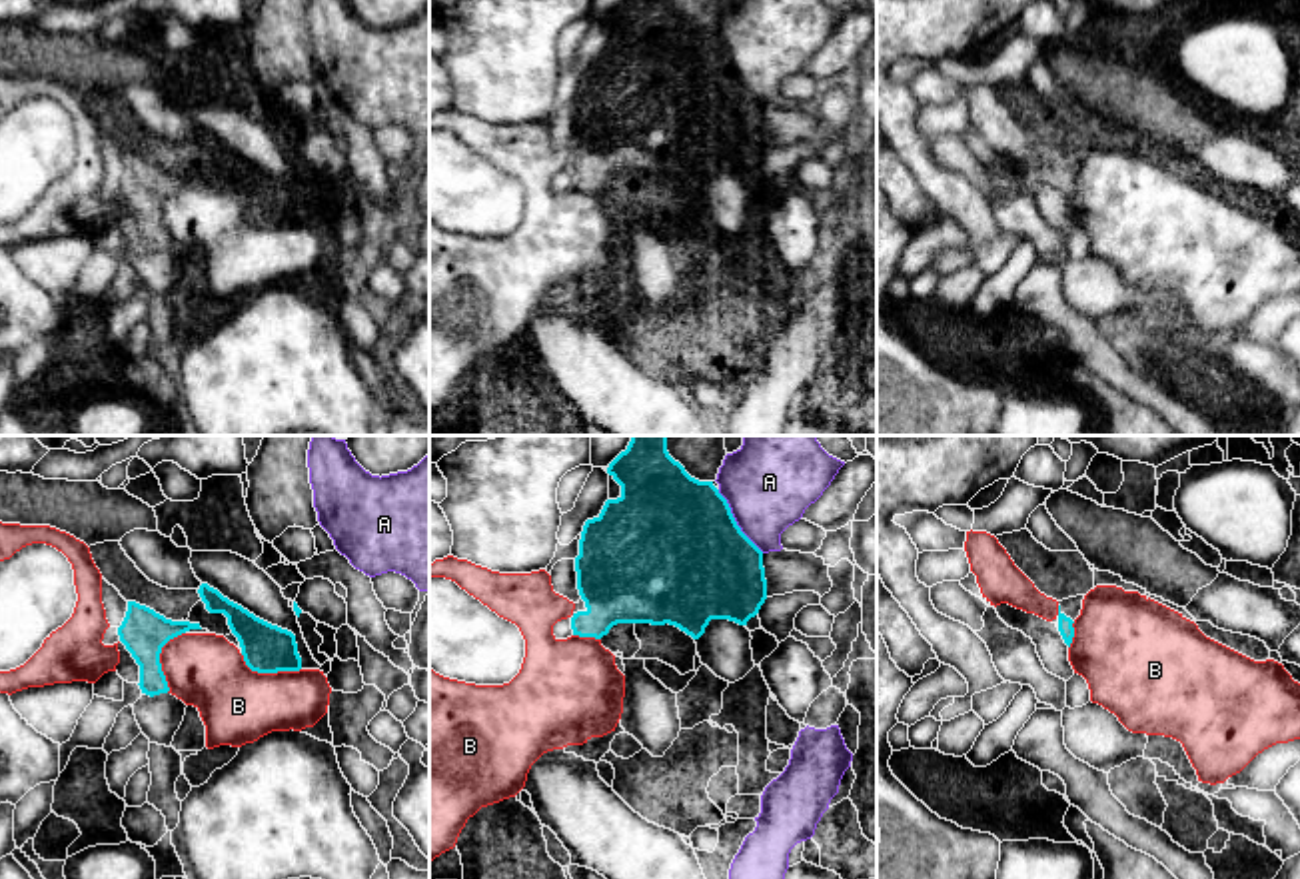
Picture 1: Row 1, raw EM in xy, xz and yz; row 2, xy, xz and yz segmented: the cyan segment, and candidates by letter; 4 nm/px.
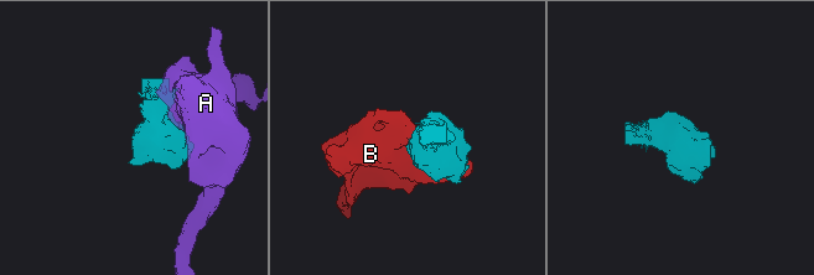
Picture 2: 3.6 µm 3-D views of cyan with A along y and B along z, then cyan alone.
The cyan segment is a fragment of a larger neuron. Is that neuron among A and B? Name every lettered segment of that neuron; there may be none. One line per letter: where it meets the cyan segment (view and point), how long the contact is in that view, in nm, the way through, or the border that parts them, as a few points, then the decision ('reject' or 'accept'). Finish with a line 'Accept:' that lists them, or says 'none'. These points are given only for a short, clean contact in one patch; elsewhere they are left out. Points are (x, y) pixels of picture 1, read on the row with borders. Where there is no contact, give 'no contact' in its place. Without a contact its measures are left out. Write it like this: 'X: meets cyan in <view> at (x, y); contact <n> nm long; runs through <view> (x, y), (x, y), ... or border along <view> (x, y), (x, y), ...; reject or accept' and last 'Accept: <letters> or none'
A: meets cyan in xz at (735, 522); contact 320 nm long; reject
B: meets cyan in xy at (158, 660); contact 260 nm long; reject
Accept: none

